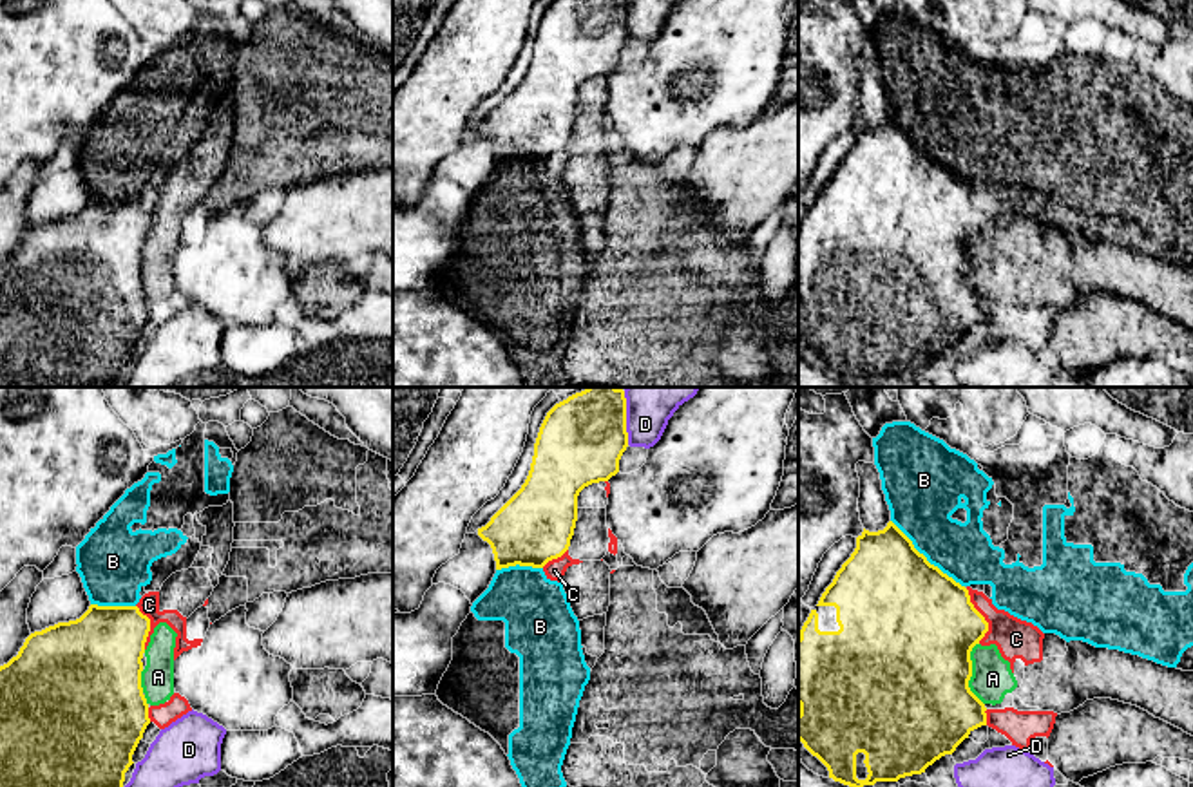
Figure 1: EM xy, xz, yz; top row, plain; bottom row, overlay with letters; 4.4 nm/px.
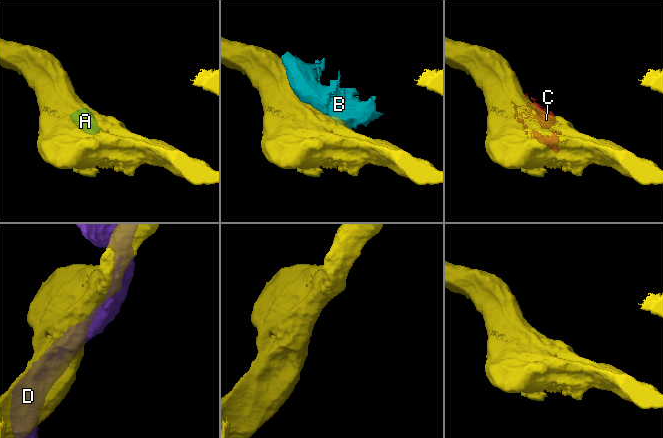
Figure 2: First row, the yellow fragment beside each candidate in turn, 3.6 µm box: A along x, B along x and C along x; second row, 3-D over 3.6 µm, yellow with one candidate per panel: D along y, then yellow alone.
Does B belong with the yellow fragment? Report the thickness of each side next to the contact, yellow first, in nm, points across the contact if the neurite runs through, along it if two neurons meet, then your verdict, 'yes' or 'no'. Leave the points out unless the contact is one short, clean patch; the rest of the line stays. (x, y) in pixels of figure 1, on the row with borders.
calibres 480 and 280 nm; no

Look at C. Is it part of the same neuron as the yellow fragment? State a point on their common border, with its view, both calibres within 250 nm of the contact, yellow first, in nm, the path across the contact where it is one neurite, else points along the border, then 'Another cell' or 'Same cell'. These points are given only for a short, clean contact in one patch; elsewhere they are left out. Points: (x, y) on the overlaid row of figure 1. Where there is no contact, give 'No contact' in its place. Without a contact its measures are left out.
Touches yellow at yz (982, 616). Thickness 440 nm (yellow) against 180 nm. Another cell

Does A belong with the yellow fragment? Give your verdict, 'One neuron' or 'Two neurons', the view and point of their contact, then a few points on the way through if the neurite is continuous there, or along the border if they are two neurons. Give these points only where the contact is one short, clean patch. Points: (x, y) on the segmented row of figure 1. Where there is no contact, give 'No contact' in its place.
Two neurons. Touches yellow at yz (971, 673)

